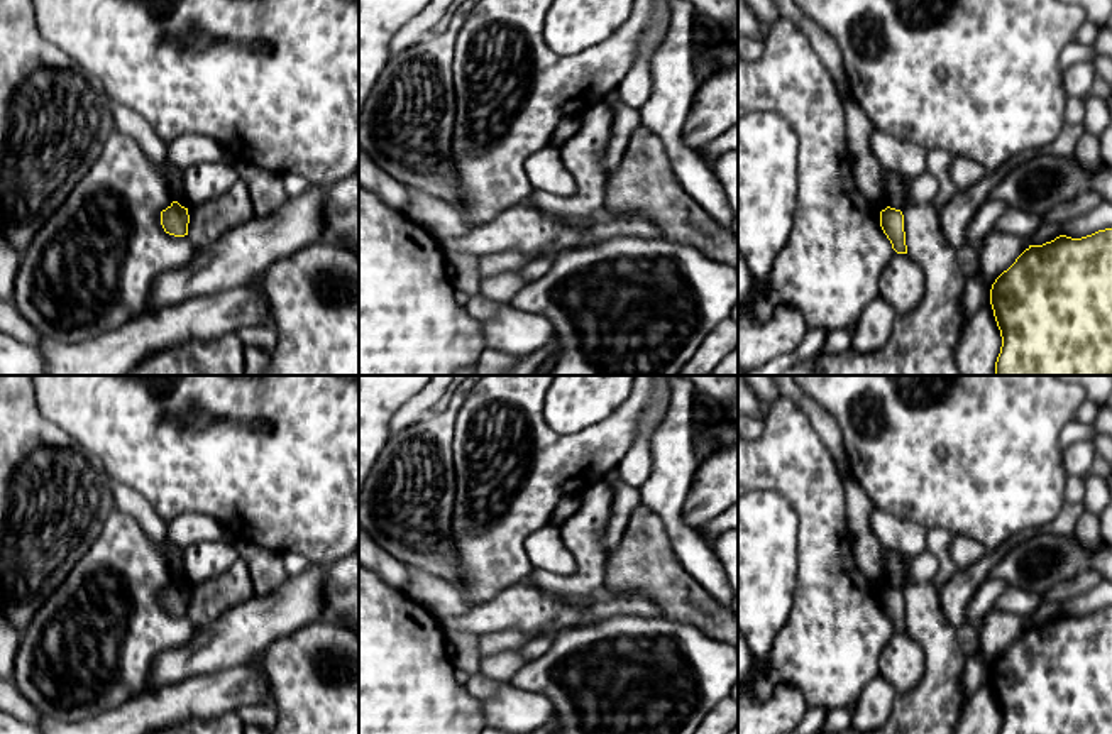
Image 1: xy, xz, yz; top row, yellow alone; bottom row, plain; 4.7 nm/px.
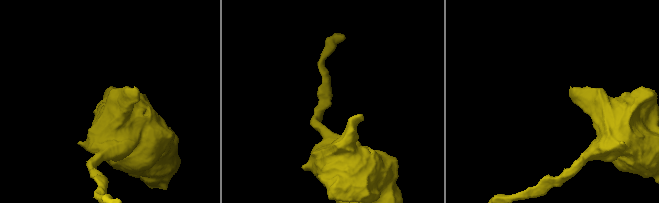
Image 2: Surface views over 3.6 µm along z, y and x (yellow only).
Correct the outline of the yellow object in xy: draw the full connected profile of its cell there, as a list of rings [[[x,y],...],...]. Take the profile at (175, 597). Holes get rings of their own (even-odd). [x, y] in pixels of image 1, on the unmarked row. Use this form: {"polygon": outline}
{"polygon": [[[173,580],[166,589],[161,590],[161,604],[166,612],[174,616],[188,614],[190,594],[188,587]]]}

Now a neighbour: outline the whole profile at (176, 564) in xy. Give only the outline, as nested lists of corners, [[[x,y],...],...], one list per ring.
[[[169,538],[166,540],[166,546],[169,551],[169,567],[173,572],[174,580],[186,587],[184,578],[184,561],[183,561],[183,550],[178,548]]]

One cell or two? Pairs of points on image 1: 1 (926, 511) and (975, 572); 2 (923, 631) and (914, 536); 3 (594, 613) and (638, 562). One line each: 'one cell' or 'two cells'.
1: two cells
2: two cells
3: two cells

